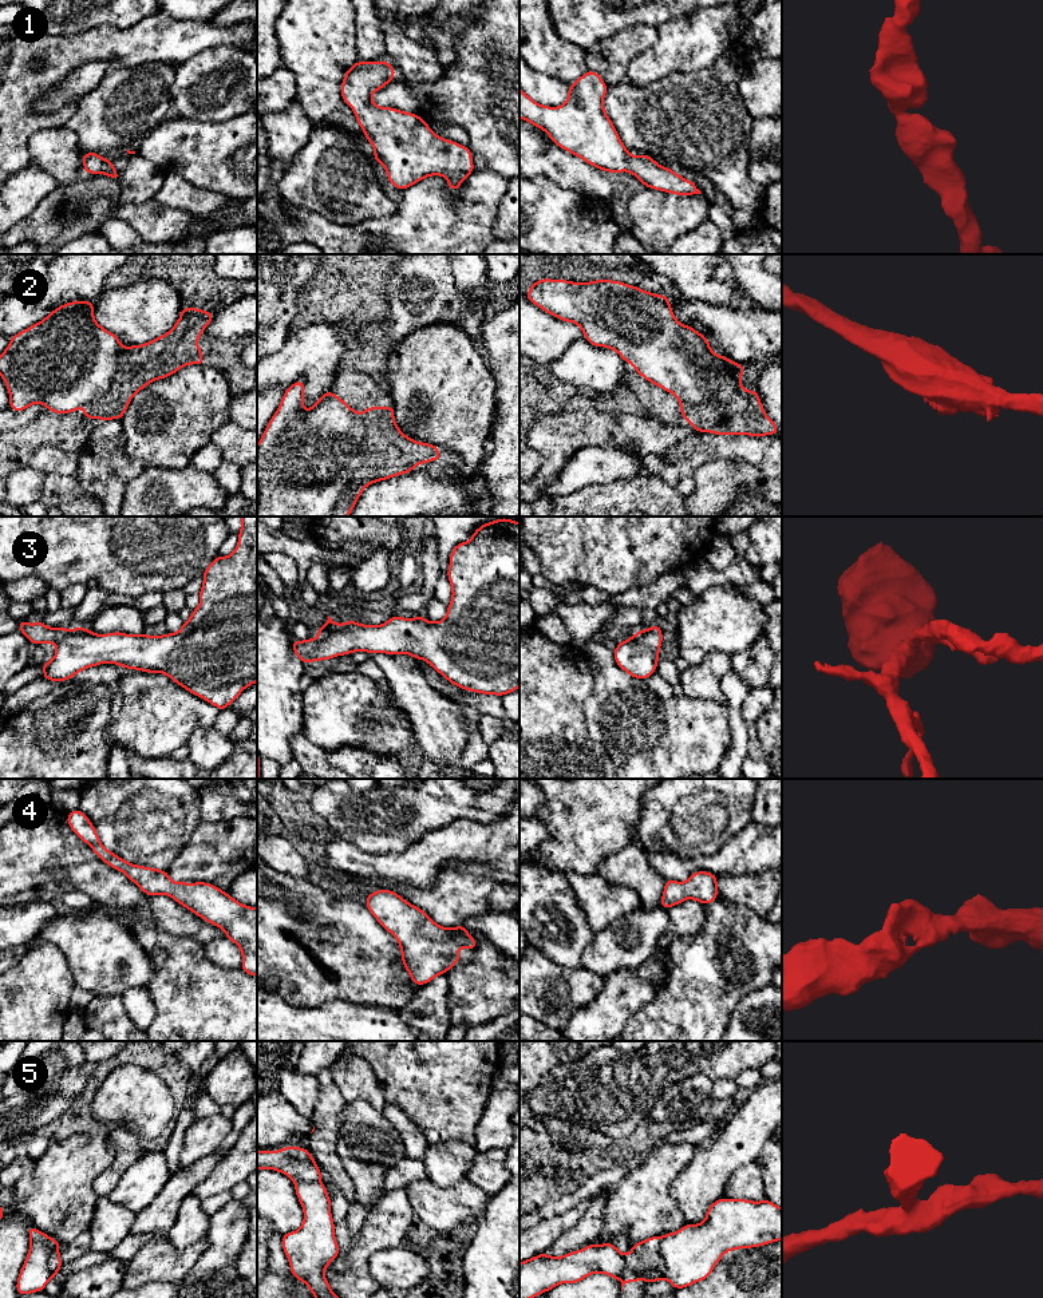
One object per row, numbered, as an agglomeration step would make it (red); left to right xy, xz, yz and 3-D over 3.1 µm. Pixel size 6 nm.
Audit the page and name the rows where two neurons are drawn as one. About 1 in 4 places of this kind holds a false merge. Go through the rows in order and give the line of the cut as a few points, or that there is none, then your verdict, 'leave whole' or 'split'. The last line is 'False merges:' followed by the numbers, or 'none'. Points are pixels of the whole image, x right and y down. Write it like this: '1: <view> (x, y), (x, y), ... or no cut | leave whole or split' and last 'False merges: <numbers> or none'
1: no cut | leave whole
2: no cut | leave whole
3: no cut | leave whole
4: no cut | leave whole
5: yz (662, 1237), (660, 1258), (663, 1267), (650, 1269), (642, 1278) | split
False merges: 5

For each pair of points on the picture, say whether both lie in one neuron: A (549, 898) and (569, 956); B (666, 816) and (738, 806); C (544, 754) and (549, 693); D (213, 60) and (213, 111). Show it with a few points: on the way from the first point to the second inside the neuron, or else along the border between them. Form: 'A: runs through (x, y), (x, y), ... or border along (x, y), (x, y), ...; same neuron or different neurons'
A: runs through (552, 913), (563, 928), (564, 941); same neuron
B: runs through (683, 814), (694, 812), (700, 806), (720, 806); same neuron
C: runs through (544, 739), (544, 708); same neuron
D: runs through (213, 72), (213, 99); same neuron

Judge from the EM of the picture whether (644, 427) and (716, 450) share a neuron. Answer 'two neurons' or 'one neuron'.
two neurons

